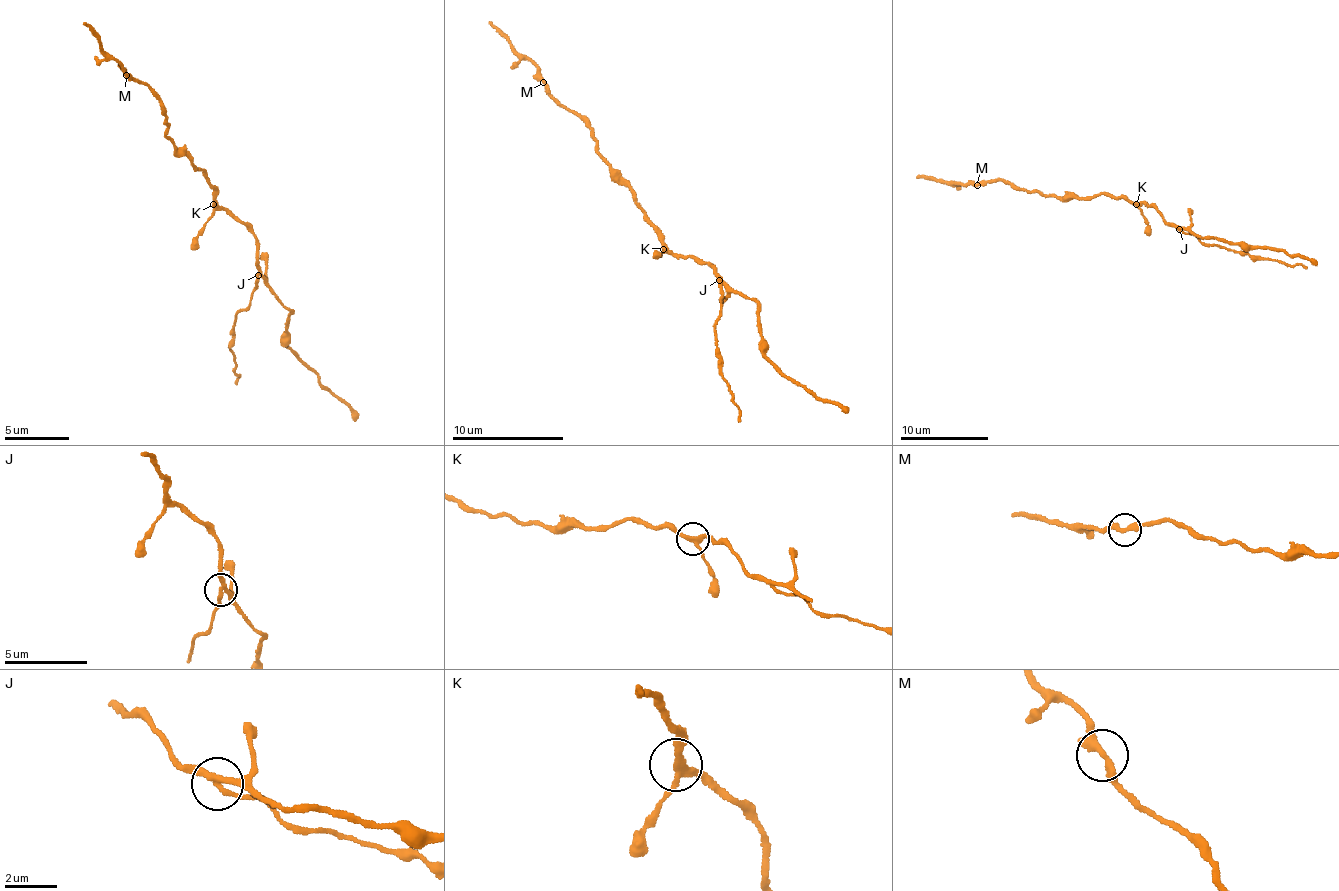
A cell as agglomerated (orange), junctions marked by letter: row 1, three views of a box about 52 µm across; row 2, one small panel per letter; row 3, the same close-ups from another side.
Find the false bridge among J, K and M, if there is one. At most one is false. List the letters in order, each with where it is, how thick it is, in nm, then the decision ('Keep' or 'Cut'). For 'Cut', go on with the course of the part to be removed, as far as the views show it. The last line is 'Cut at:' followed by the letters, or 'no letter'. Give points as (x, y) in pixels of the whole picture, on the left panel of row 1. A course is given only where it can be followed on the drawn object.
J: Place: (258, 275). Thickness 240 nm. Cut. Course of the part to remove: (257, 276), (249, 307), (237, 316), (227, 345), (240, 377), (234, 384)
K: Place: (213, 204). Thickness 240 nm. Keep
M: Place: (126, 75). Thickness 240 nm. Keep
Cut at: J

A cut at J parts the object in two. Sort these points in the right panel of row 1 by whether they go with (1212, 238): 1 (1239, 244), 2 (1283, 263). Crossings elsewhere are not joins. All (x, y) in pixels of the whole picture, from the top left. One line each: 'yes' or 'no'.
1: yes
2: no

